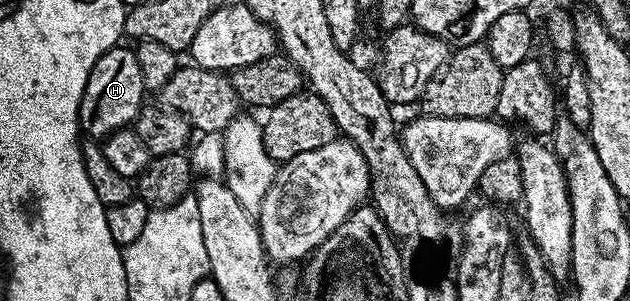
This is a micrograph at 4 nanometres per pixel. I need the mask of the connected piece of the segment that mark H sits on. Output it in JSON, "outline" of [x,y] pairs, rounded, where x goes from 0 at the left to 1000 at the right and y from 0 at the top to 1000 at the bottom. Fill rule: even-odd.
{"outline":[[[198,150],[171,163],[171,176],[165,176],[159,203],[152,203],[140,256],[140,282],[133,296],[133,322],[124,365],[129,432],[141,458],[162,468],[181,435],[205,425],[225,372],[225,316],[232,312],[232,286],[222,256],[222,203],[216,203],[213,166],[205,153],[200,159]]]}

